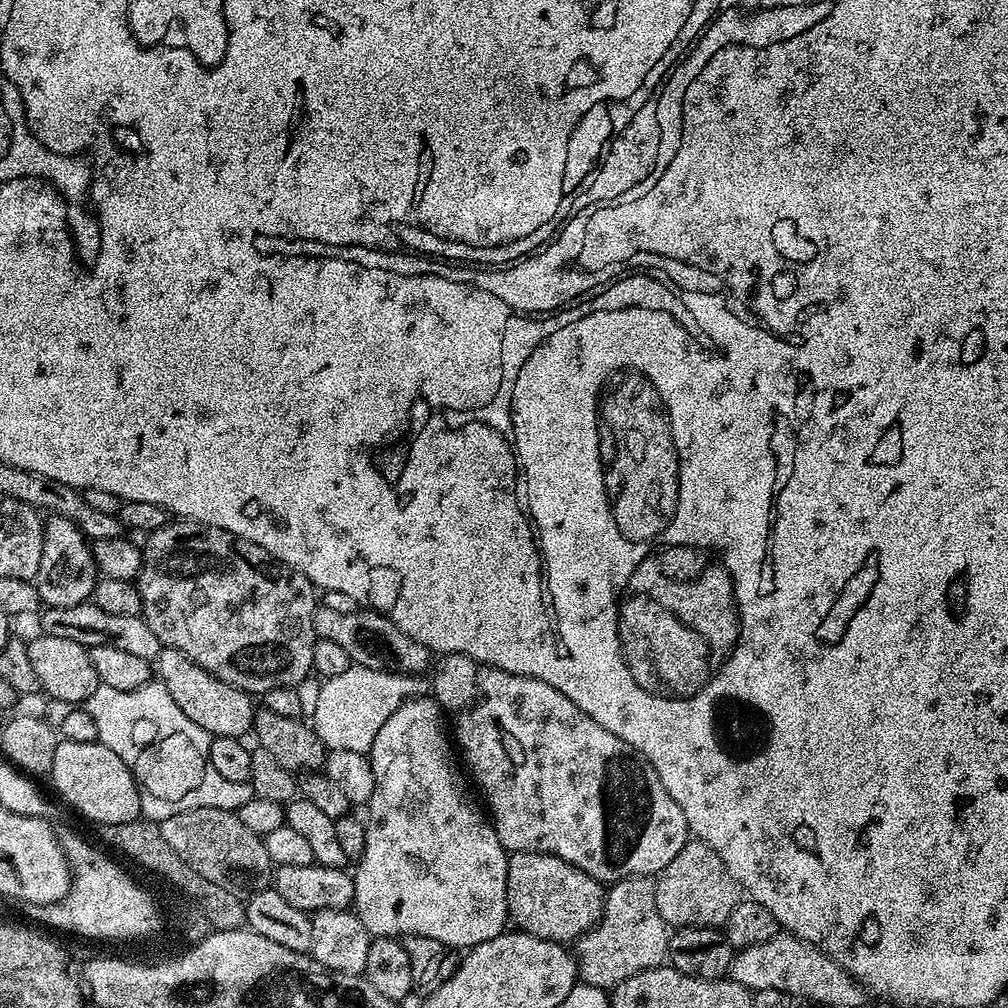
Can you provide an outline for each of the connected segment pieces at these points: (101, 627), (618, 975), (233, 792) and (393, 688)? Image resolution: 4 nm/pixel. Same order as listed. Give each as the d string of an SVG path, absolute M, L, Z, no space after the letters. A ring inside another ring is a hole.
M85 602L78 606L45 607L39 613L39 620L39 631L43 635L54 638L70 638L89 650L98 646L114 646L117 650L126 650L129 654L136 655L137 658L146 658L152 662L155 661L156 655L162 647L158 634L154 634L154 630L150 630L143 615L129 618L123 614L110 614L107 610L102 610L91 602Z
M627 876L624 880L617 880L607 889L604 915L600 917L599 924L575 941L574 955L579 979L590 986L611 990L642 970L661 967L668 960L669 935L669 925L664 923L662 914L658 914L655 879L646 876Z
M149 682L138 690L114 690L114 686L100 684L90 694L86 702L86 711L94 718L94 726L98 726L98 741L104 744L132 772L136 786L140 790L140 811L143 819L159 822L170 818L170 814L182 814L199 808L221 808L227 812L235 812L246 802L252 800L252 785L242 782L226 782L218 770L210 762L210 746L213 737L208 735L198 722L190 722L182 710L178 710L178 702L170 698L170 690L159 682Z
M353 664L343 674L334 674L323 681L316 692L316 709L310 723L316 729L325 749L352 750L371 753L372 743L382 730L386 718L398 710L413 695L407 675L387 670L374 670L361 664Z

